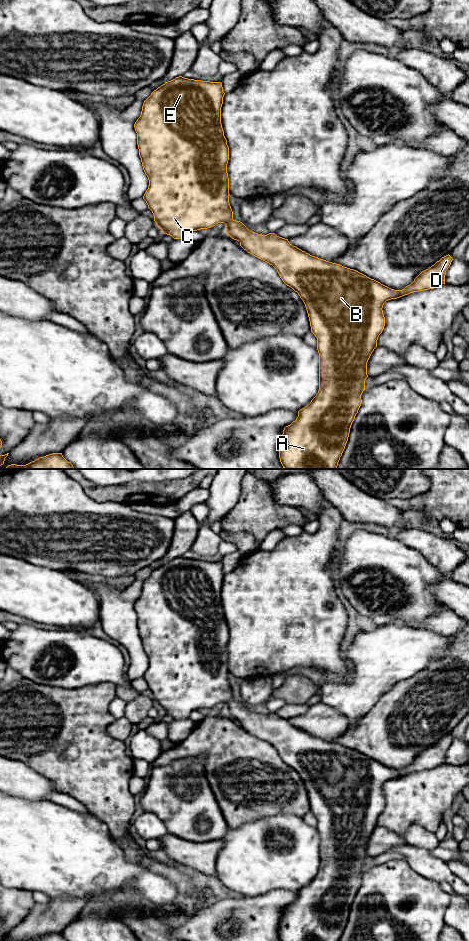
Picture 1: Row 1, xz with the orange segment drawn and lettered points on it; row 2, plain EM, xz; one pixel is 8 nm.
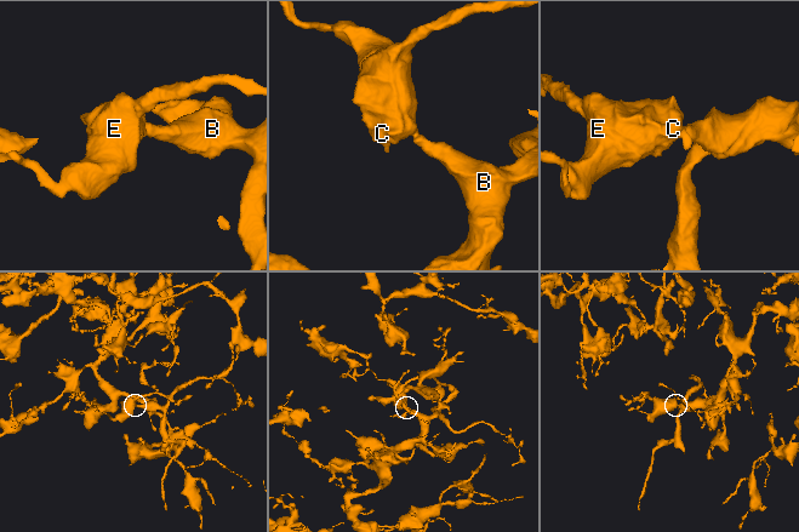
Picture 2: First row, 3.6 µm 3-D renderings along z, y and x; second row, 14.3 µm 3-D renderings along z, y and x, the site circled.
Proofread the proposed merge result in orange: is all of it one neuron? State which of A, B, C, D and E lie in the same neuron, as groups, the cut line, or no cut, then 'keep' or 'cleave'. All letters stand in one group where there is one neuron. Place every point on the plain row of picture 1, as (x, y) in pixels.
A B C D E | no cut | keep

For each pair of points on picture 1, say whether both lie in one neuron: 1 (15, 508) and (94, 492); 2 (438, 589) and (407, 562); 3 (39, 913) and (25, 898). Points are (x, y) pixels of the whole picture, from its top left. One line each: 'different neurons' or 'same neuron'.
1: different neurons
2: different neurons
3: different neurons

